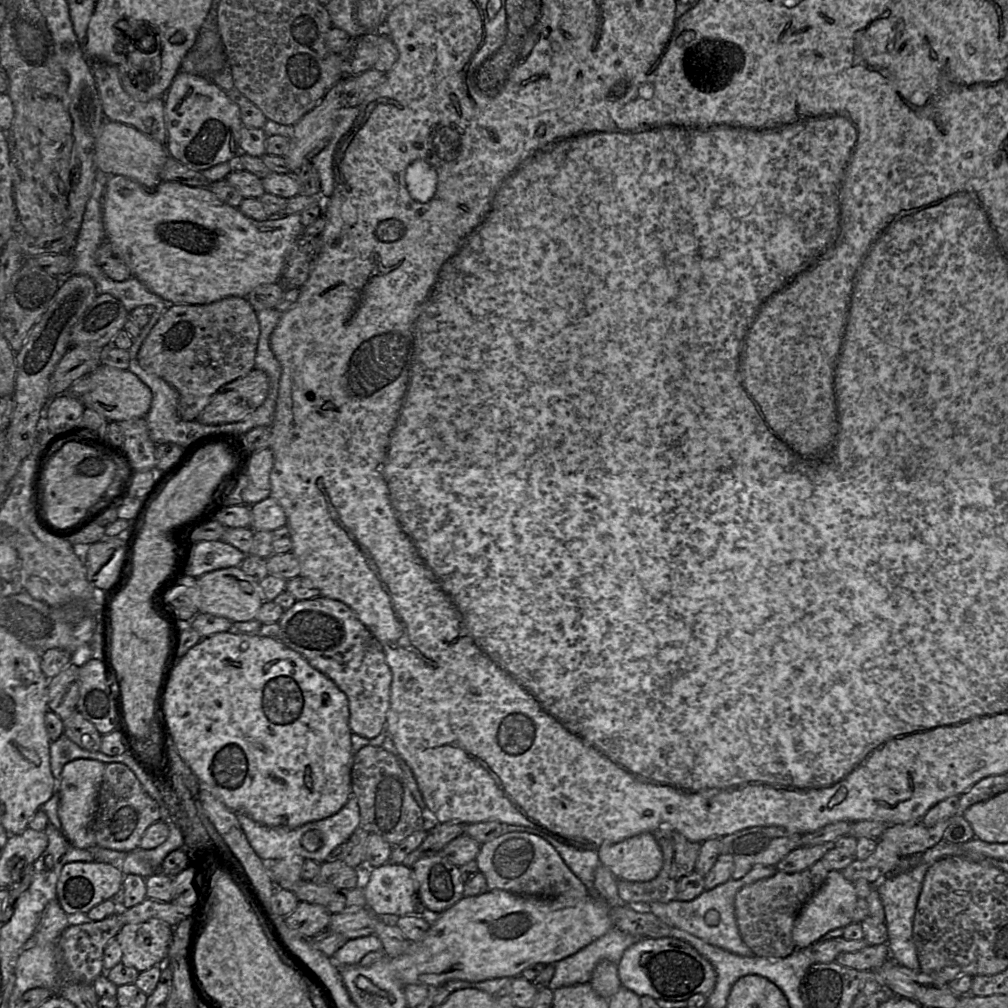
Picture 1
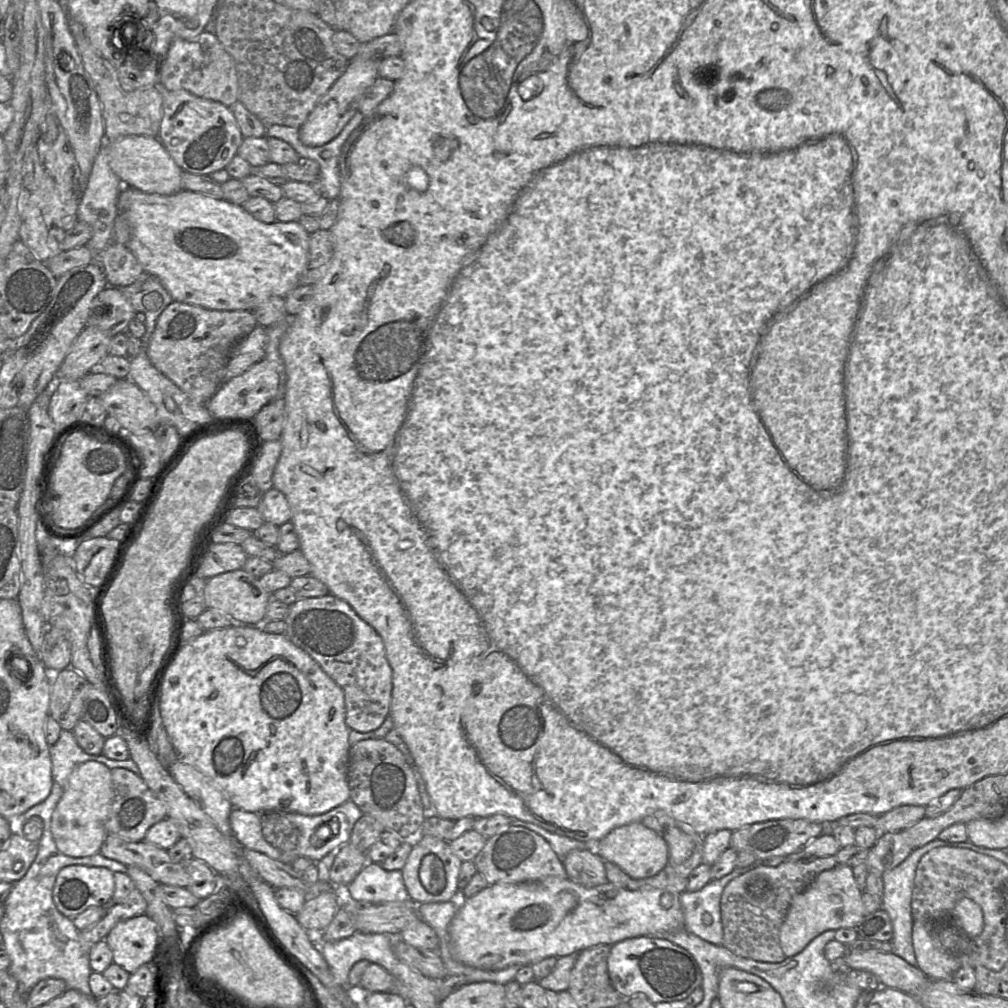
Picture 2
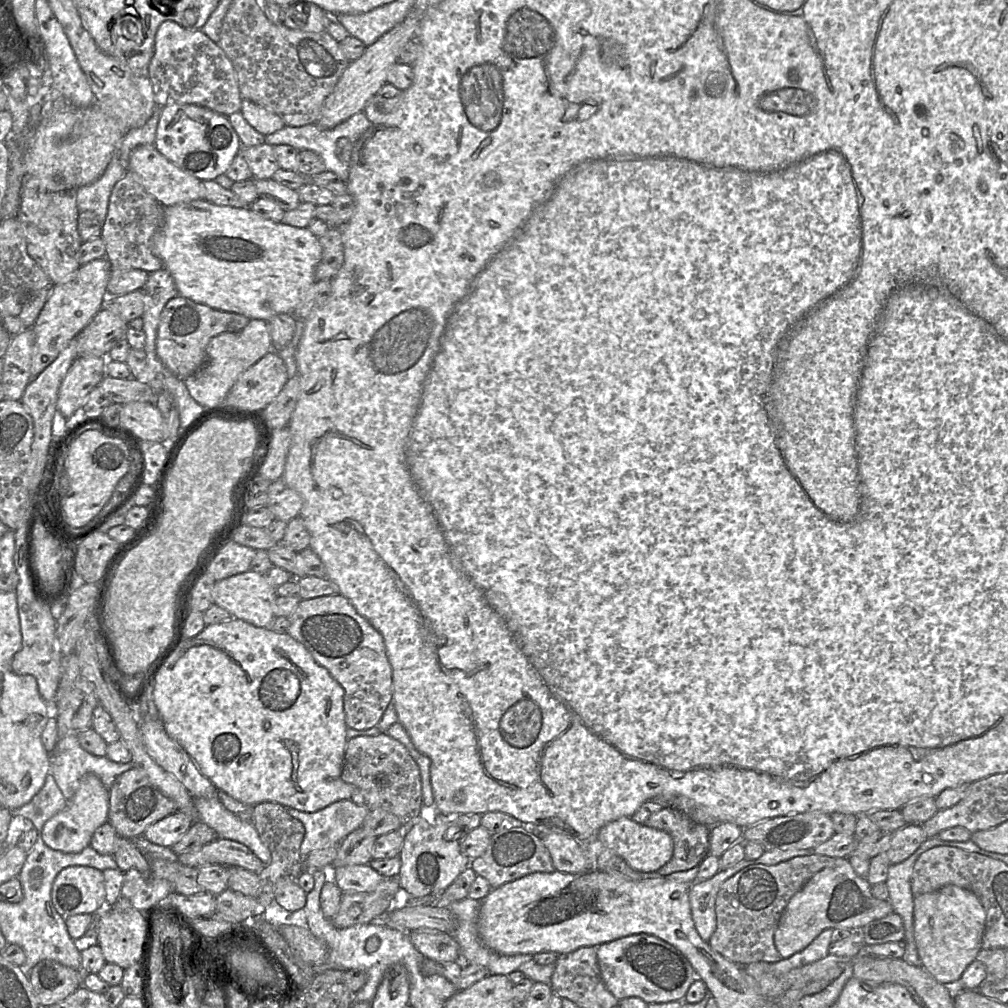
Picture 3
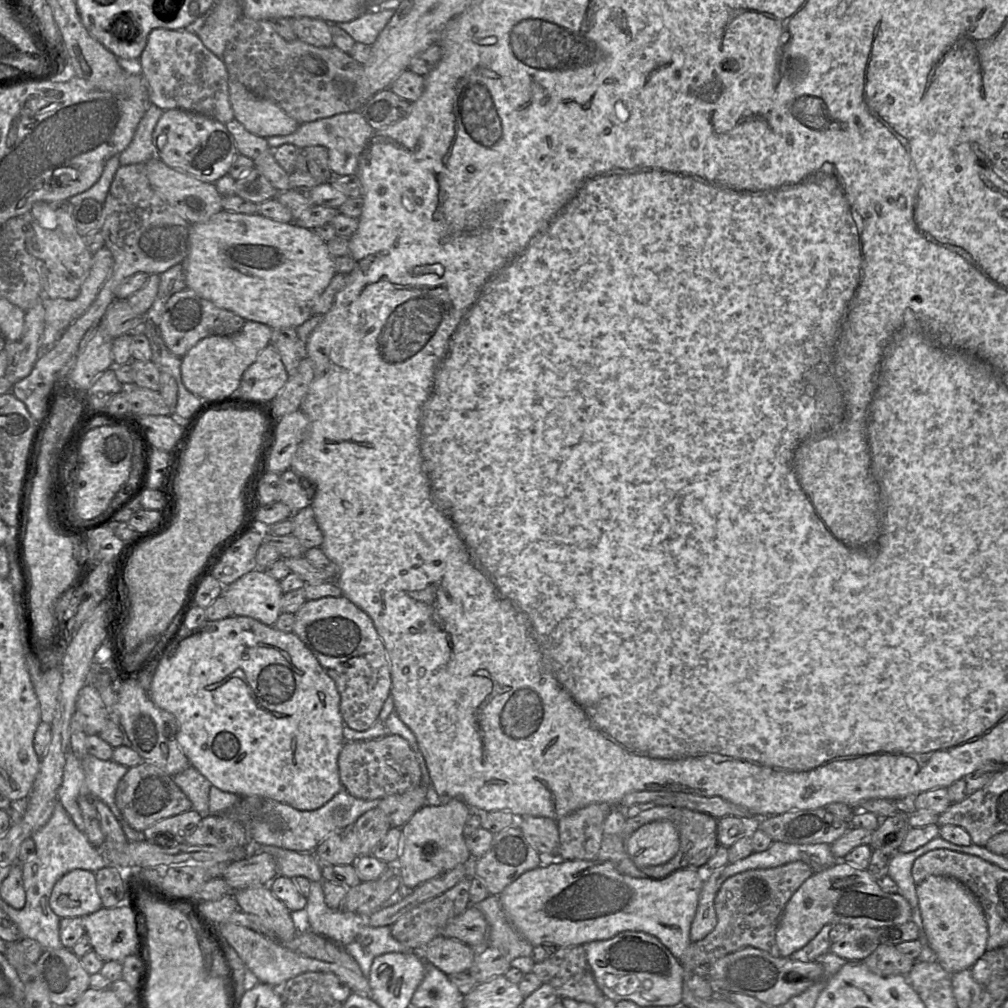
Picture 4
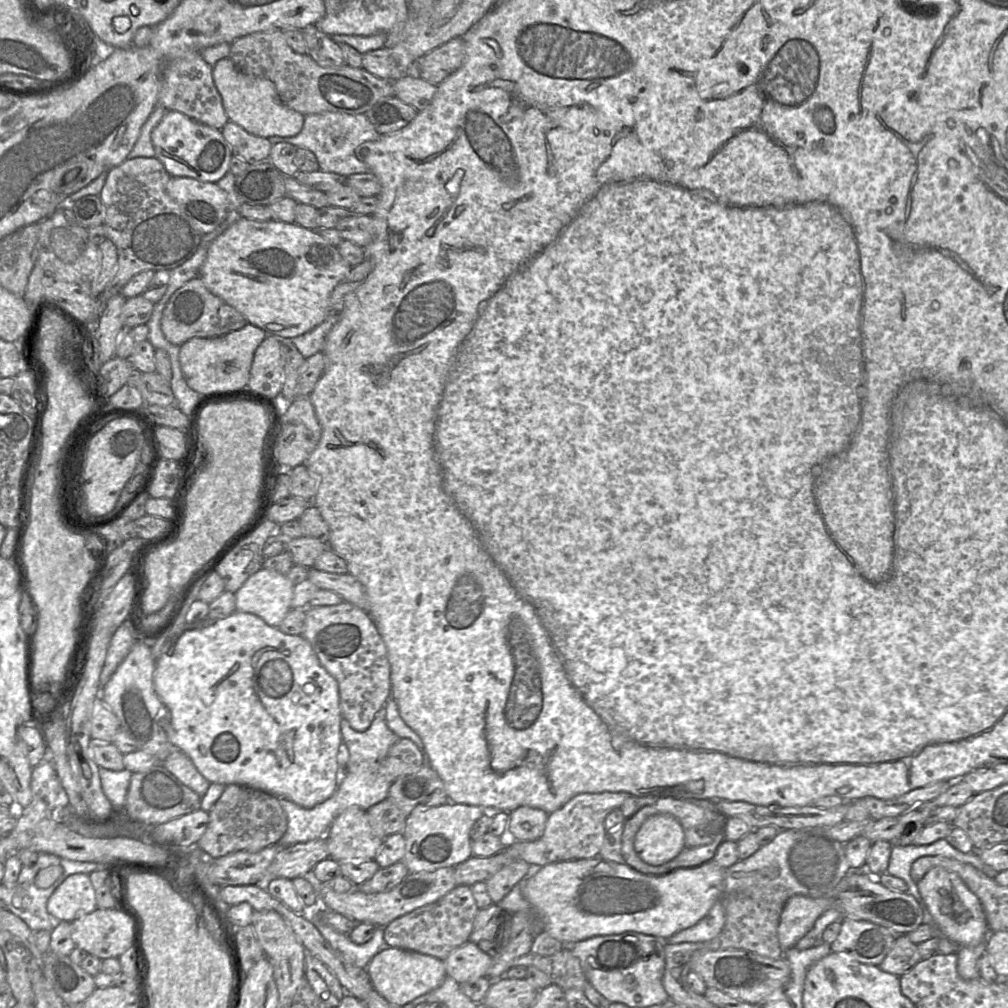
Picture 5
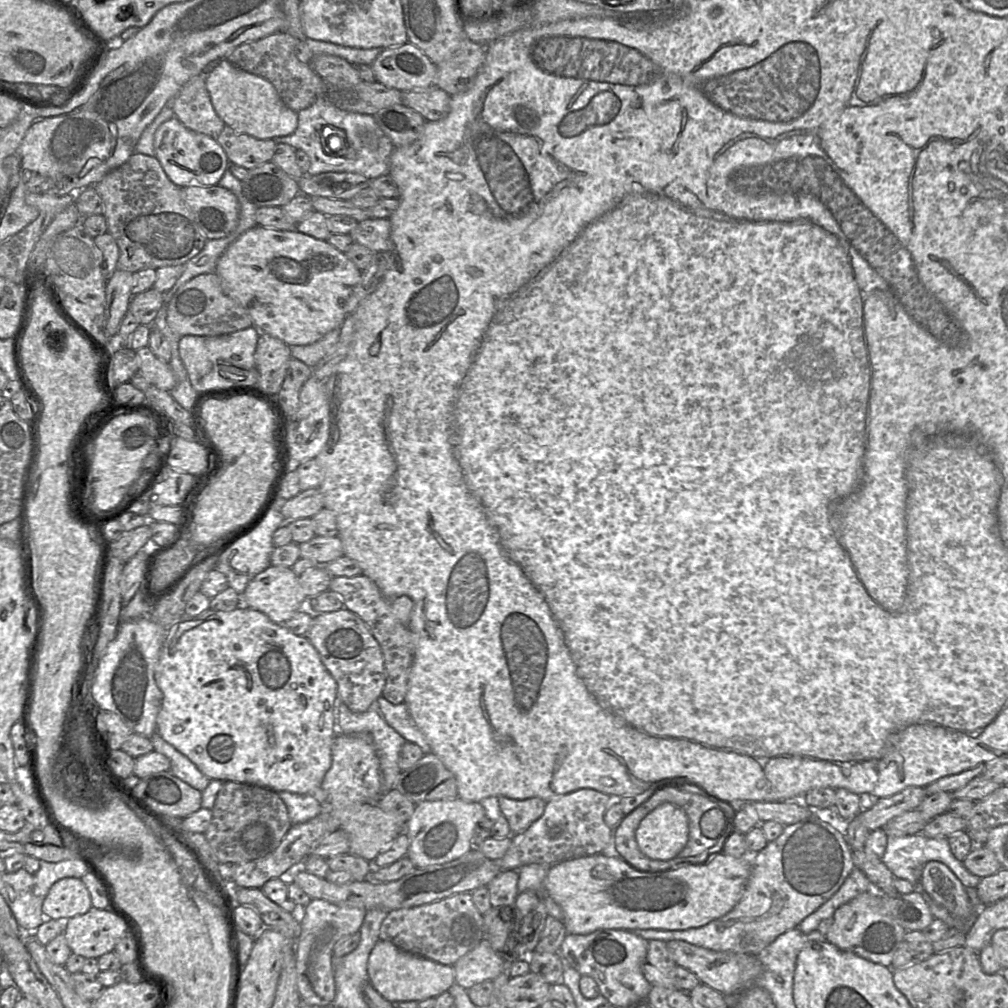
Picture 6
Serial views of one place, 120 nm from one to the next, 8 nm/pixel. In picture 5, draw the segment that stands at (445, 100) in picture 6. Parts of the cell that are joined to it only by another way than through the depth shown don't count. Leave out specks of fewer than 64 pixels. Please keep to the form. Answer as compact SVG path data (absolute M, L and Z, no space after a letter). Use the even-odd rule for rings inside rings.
M404 76L394 81L395 96L419 112L430 105L437 91L434 85L421 77Z

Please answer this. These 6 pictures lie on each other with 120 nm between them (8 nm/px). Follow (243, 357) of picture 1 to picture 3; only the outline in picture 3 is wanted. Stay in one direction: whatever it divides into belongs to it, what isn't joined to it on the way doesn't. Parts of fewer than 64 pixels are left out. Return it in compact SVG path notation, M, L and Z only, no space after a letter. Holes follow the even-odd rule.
M177 295L166 303L160 314L156 338L157 355L174 375L185 380L204 365L206 349L213 337L225 332L241 331L249 320L242 314L217 310Z

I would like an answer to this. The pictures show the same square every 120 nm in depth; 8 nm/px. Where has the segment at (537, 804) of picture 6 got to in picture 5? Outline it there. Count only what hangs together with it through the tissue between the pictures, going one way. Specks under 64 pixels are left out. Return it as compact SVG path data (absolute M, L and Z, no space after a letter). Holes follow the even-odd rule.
M520 806L509 812L509 833L520 841L538 840L544 833L548 813L529 806Z

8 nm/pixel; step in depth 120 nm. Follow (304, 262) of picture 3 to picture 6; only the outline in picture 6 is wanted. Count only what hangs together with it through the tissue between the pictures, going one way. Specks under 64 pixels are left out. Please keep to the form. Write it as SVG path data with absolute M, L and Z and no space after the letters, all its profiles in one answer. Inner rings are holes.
M260 225L245 231L219 257L215 273L224 292L235 300L252 319L253 326L289 346L317 342L342 325L348 299L361 280L361 270L327 240L320 240L298 230L278 230Z

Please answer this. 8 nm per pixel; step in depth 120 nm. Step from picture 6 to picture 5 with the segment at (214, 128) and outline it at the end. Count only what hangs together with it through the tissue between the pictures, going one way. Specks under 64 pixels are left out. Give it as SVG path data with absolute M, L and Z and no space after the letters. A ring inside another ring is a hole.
M191 53L185 57L174 59L164 67L158 104L167 111L181 112L219 130L229 121L221 95L213 80L213 67L202 58L201 53Z

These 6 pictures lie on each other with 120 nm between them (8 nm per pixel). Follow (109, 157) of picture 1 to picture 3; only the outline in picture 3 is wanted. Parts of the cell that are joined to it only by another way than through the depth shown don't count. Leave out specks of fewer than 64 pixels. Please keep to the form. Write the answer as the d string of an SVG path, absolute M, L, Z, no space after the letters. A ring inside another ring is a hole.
M154 144L140 145L132 151L127 172L164 207L205 199L203 181L169 161Z

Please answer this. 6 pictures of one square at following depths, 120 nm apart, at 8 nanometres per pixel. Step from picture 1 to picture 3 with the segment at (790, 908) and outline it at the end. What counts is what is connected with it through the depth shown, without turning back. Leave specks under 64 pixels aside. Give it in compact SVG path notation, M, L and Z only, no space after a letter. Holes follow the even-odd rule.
M811 853L775 865L751 865L737 872L718 891L715 902L717 927L708 941L710 947L738 965L781 960L774 934L788 902L814 874L833 867L837 859L843 858Z

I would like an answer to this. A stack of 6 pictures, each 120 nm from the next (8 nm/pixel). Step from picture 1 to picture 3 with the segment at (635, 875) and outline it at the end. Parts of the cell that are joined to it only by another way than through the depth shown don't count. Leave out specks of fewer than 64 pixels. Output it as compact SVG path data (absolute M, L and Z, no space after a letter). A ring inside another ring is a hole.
M630 817L618 818L601 827L597 833L597 846L612 850L640 872L657 872L673 855L673 840L667 832L639 824Z

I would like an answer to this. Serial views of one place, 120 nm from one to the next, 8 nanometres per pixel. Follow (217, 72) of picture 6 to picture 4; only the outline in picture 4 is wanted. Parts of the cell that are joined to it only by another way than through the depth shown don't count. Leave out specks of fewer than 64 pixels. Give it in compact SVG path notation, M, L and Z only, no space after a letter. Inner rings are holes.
M229 78L228 87L234 118L249 132L268 138L289 135L300 126L277 104L255 95L235 78Z

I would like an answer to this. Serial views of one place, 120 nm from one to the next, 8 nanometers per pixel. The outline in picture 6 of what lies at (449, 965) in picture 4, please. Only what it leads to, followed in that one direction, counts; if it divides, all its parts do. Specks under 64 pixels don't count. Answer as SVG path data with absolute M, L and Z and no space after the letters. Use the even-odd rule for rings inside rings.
M482 940L473 950L459 958L453 965L455 982L468 990L484 981L493 981L506 966L487 940Z

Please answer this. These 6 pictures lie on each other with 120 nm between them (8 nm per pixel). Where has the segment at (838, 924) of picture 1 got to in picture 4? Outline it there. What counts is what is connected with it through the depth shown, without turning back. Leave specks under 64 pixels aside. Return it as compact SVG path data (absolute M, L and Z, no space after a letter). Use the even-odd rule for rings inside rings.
M841 860L830 867L814 872L792 895L781 915L775 940L780 956L789 957L810 942L826 924L845 924L857 928L881 928L901 925L911 919L912 908L902 895L883 891L878 880L867 869L859 869Z

